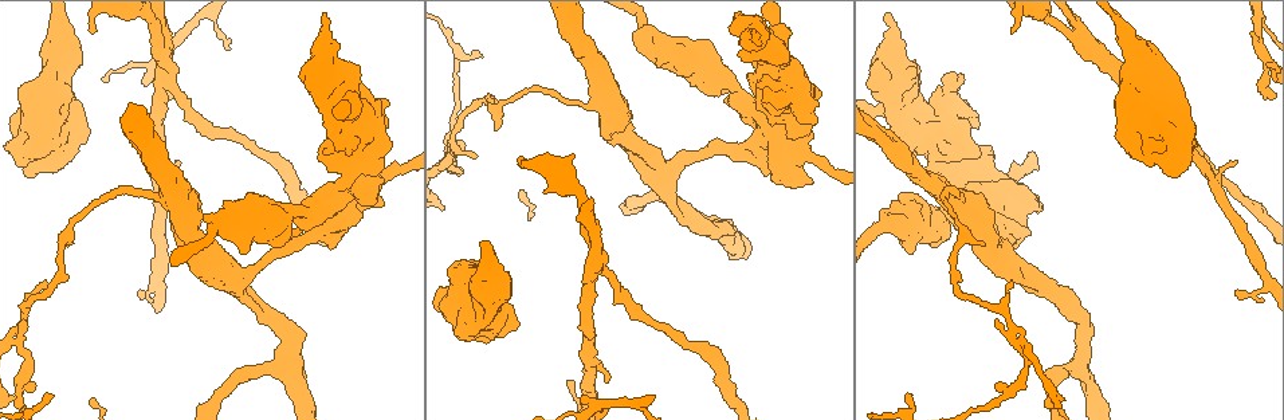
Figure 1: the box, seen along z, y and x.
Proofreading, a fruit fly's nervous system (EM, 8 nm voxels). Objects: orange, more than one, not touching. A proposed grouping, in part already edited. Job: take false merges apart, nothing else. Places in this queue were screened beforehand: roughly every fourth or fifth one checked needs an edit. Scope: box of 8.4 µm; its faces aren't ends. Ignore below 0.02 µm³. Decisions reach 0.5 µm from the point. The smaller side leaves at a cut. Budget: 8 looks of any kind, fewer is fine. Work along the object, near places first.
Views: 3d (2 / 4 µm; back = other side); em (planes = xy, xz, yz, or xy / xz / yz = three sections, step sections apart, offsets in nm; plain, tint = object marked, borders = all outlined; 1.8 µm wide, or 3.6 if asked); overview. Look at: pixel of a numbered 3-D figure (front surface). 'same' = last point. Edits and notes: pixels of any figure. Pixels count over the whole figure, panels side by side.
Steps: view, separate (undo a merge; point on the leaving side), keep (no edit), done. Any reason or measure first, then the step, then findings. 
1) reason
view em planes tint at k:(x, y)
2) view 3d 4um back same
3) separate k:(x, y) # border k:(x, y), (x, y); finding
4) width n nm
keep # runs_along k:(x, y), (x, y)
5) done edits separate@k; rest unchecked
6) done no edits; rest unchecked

a fork
view em planes tint at 1:(1017, 341)

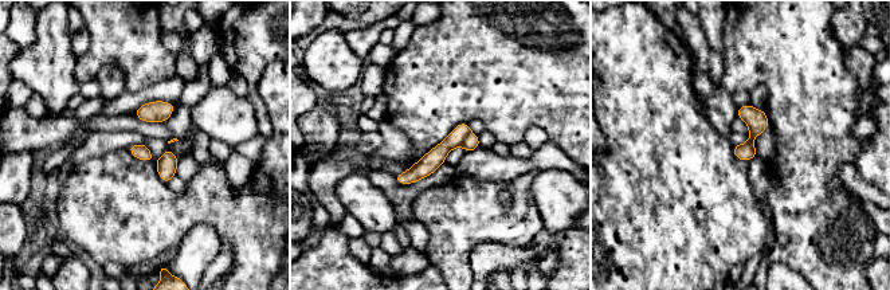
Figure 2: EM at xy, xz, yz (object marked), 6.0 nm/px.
keep # runs_along 2:(475, 138), (454, 138), (399, 179); one neuron here

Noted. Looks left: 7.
a fork
view em planes tint at 1:(669, 165)

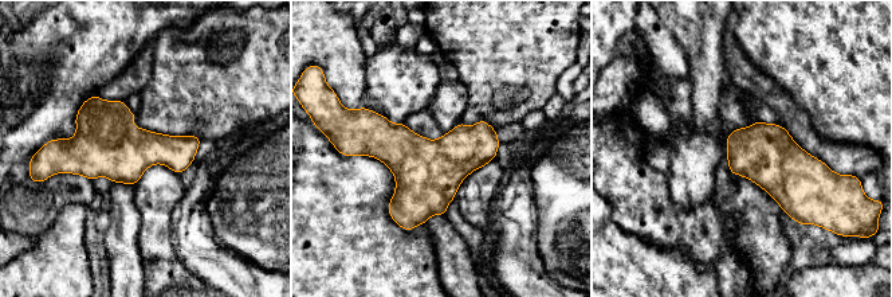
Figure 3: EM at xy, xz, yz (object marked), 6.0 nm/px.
width 360 nm
keep # all the same neuron

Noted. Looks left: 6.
calibre changes
view 3d 2um at 1:(957, 204)

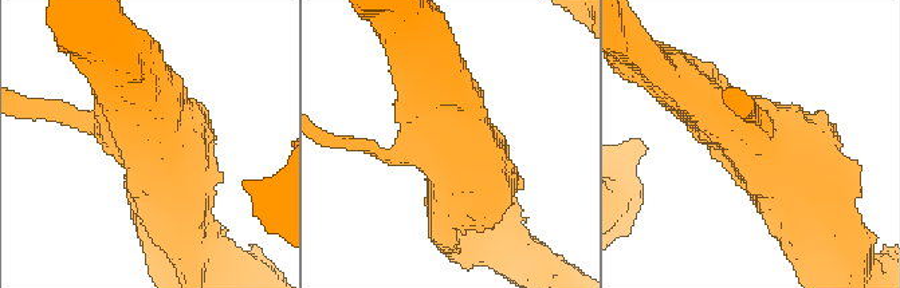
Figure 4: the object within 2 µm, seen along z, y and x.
arms 3
view em yz step 8 tint at 4:(444, 148)

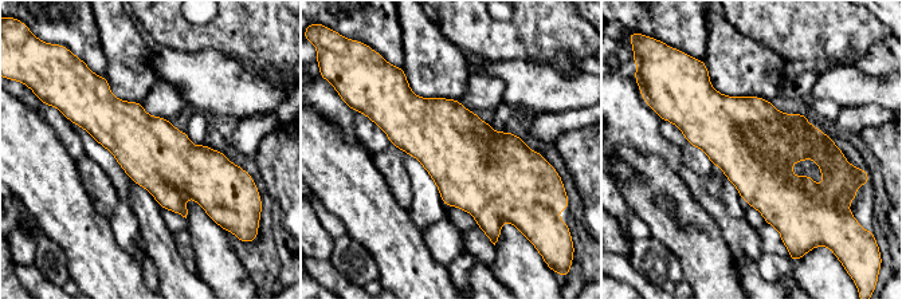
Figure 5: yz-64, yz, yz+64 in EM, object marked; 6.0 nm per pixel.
width 400 nm
keep # continuous, no second neuron

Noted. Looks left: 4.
done no edits; rest unchecked

